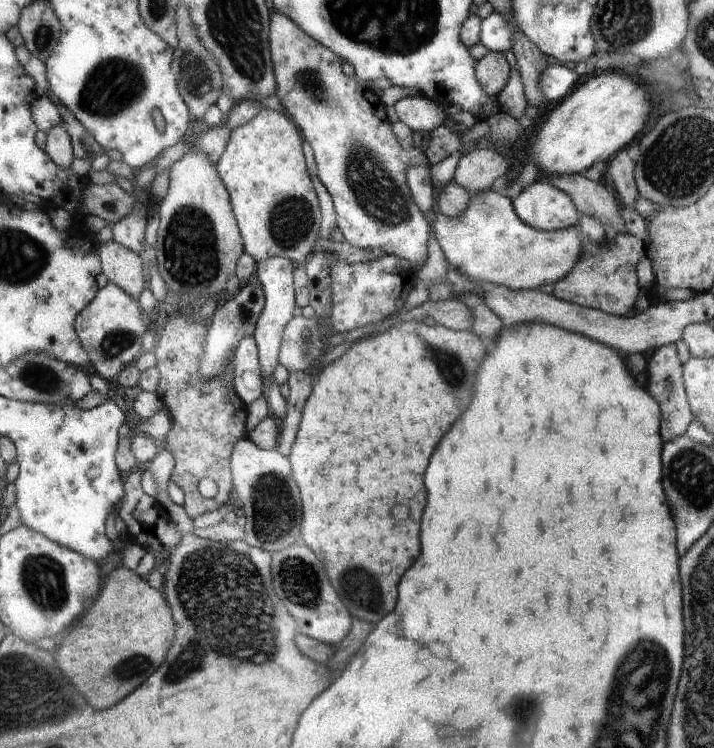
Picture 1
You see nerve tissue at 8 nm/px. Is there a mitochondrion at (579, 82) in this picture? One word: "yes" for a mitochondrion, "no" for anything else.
no

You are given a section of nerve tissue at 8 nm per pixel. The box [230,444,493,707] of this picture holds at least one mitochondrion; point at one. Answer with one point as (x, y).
(273, 508)

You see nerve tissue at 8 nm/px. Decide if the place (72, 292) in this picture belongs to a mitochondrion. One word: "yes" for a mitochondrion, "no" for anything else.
no

